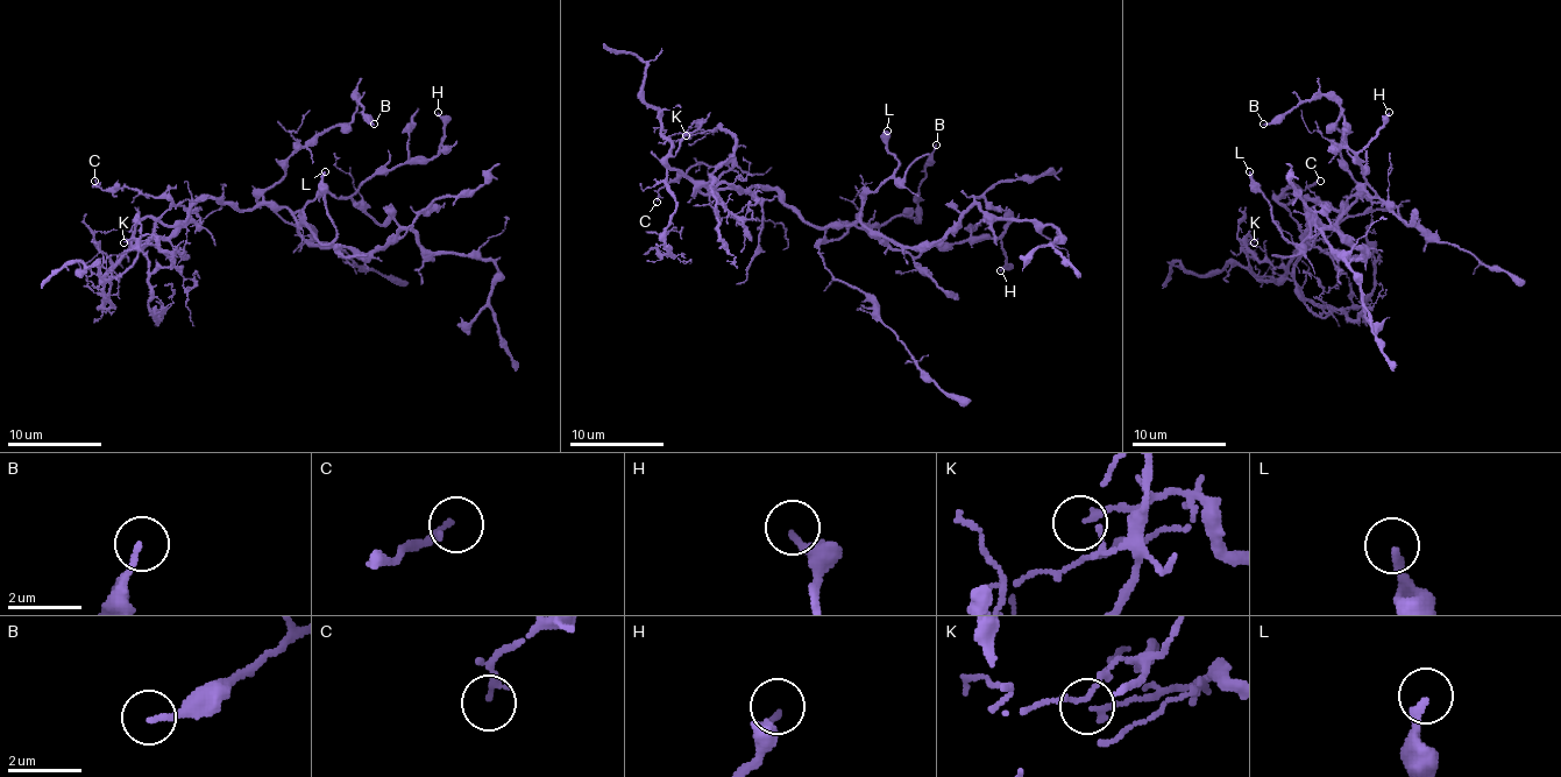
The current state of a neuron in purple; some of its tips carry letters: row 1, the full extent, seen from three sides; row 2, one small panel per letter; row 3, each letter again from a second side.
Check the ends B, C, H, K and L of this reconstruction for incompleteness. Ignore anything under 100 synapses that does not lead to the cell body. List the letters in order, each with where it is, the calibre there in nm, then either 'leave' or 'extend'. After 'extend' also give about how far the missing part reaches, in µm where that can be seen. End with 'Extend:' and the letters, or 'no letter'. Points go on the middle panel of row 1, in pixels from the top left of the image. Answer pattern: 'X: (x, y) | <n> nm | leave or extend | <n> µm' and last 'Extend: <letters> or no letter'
B: (936, 145) | 140 nm | leave
C: (657, 202) | 170 nm | leave
H: (1000, 270) | 240 nm | leave
K: (686, 135) | 160 nm | leave
L: (887, 131) | 200 nm | leave
Extend: no letter

